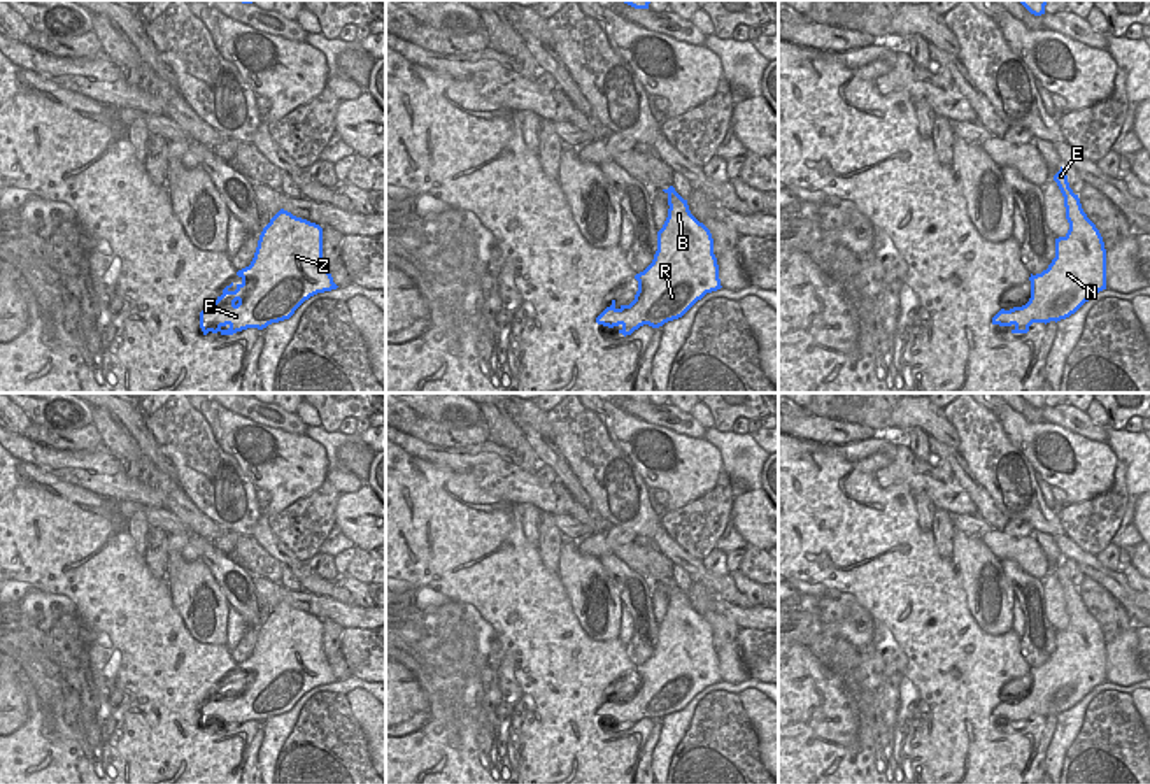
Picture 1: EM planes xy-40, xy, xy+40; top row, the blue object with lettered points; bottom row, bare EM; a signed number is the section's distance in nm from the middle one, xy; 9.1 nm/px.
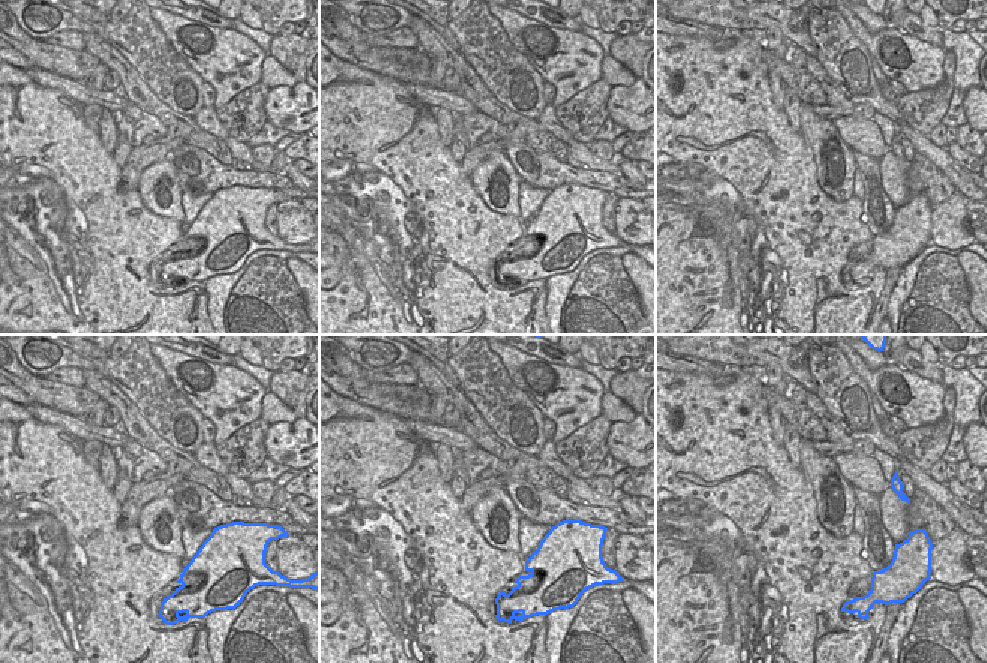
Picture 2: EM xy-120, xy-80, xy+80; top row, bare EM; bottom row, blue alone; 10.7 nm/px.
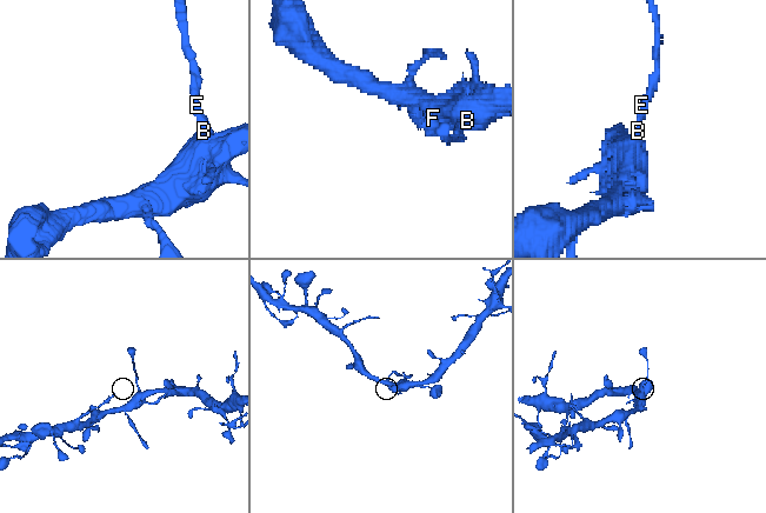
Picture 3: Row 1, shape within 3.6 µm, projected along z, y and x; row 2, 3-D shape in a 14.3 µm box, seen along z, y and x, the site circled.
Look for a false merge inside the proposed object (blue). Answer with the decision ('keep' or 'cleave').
keep

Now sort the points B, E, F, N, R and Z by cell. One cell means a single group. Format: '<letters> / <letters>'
B E F N R Z

